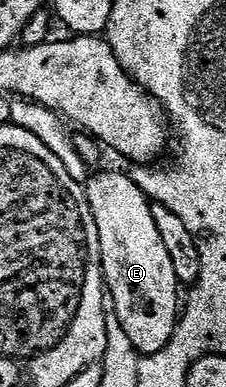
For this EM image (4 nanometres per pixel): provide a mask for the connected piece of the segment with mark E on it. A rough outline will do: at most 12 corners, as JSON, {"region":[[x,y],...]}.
{"region":[[134,177],[87,191],[111,303],[138,353],[171,342],[179,281]]}

